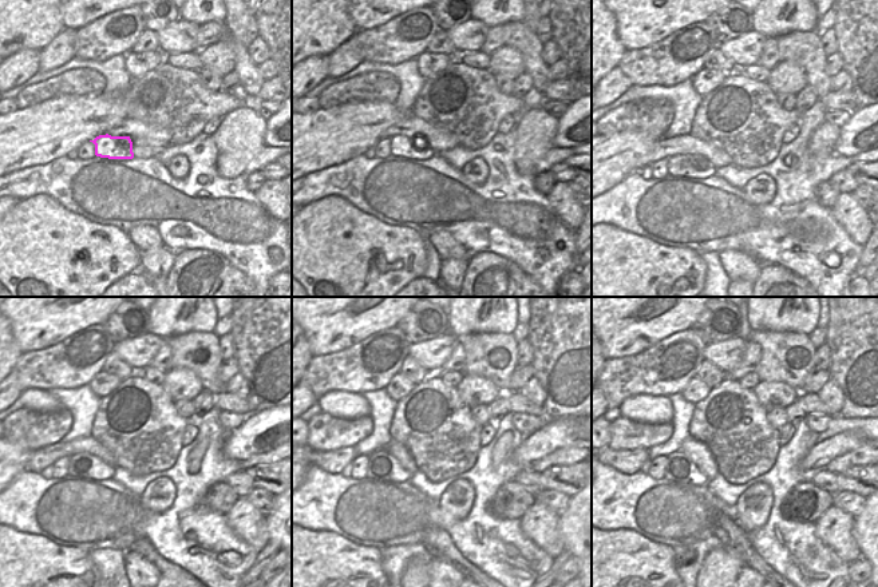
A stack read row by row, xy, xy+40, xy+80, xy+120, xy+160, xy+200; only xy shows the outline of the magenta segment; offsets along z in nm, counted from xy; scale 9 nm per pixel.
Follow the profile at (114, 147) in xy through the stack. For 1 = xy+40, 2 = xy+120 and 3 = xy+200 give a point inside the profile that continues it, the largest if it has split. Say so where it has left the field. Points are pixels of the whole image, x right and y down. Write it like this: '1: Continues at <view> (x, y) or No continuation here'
1: Continues at xy+40 (416, 147)
2: Continues at xy+120 (98, 463)
3: Continues at xy+200 (680, 468)

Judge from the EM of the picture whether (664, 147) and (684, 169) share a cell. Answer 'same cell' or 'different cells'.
different cells

